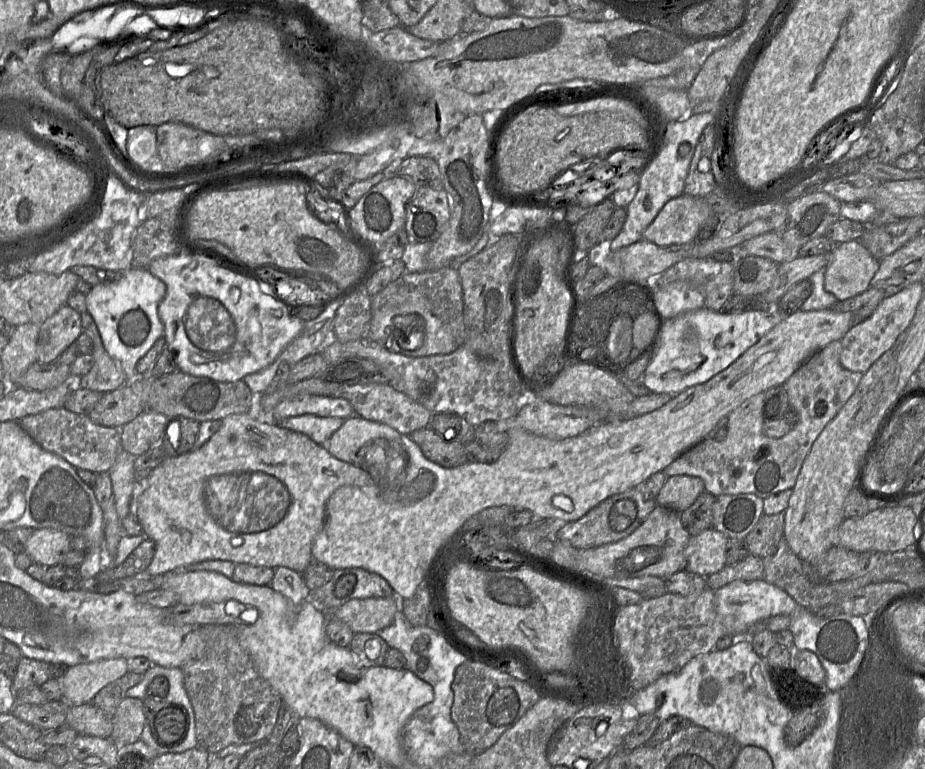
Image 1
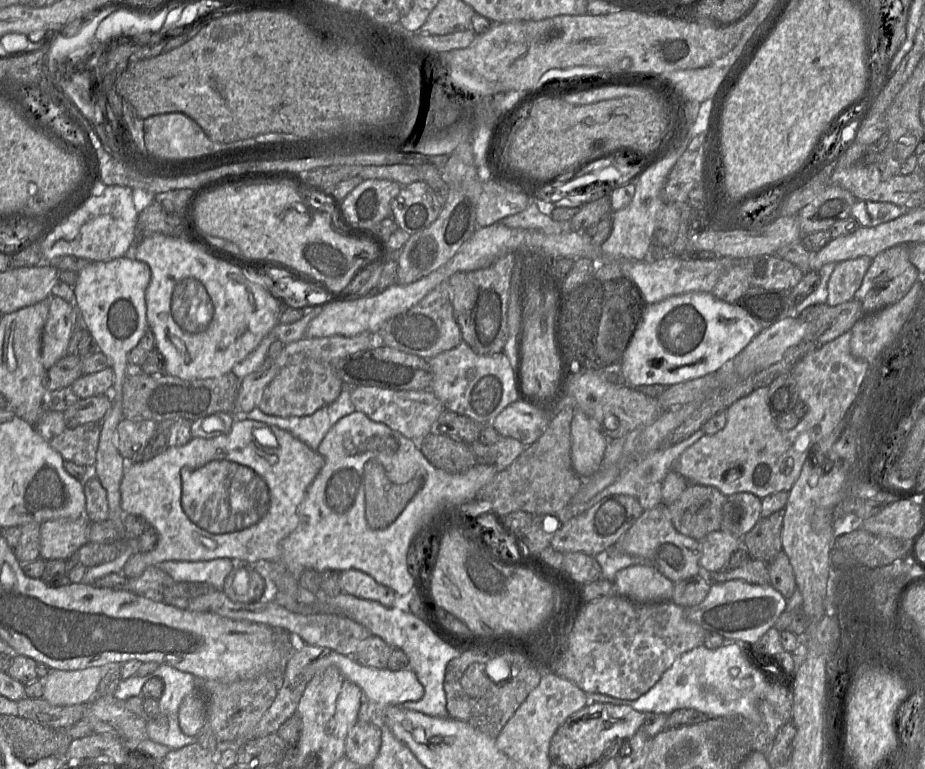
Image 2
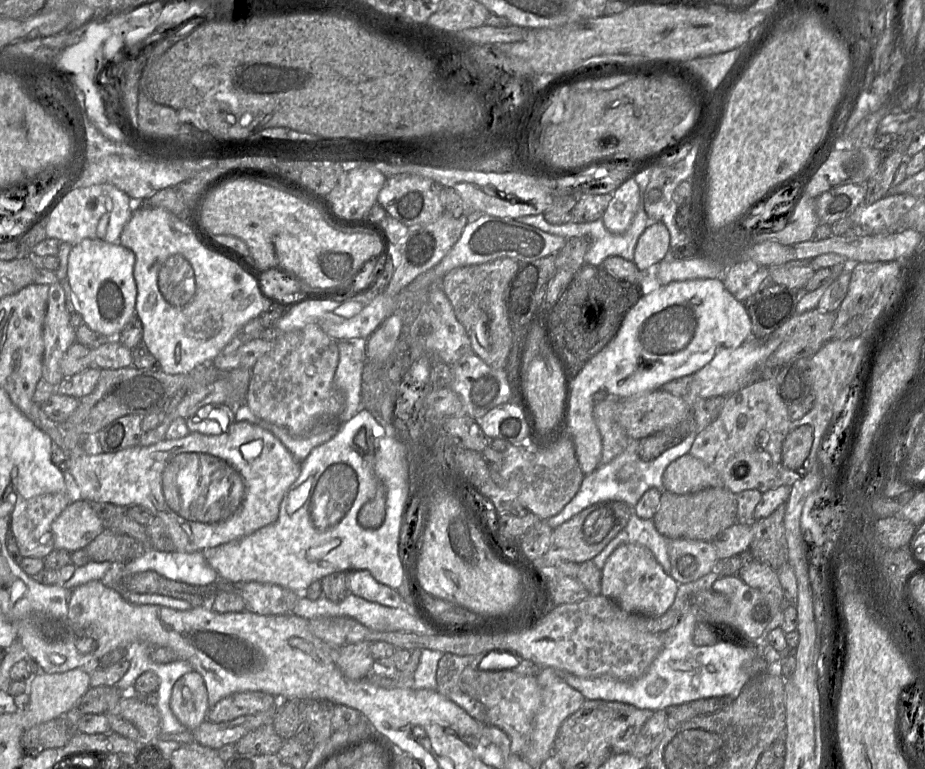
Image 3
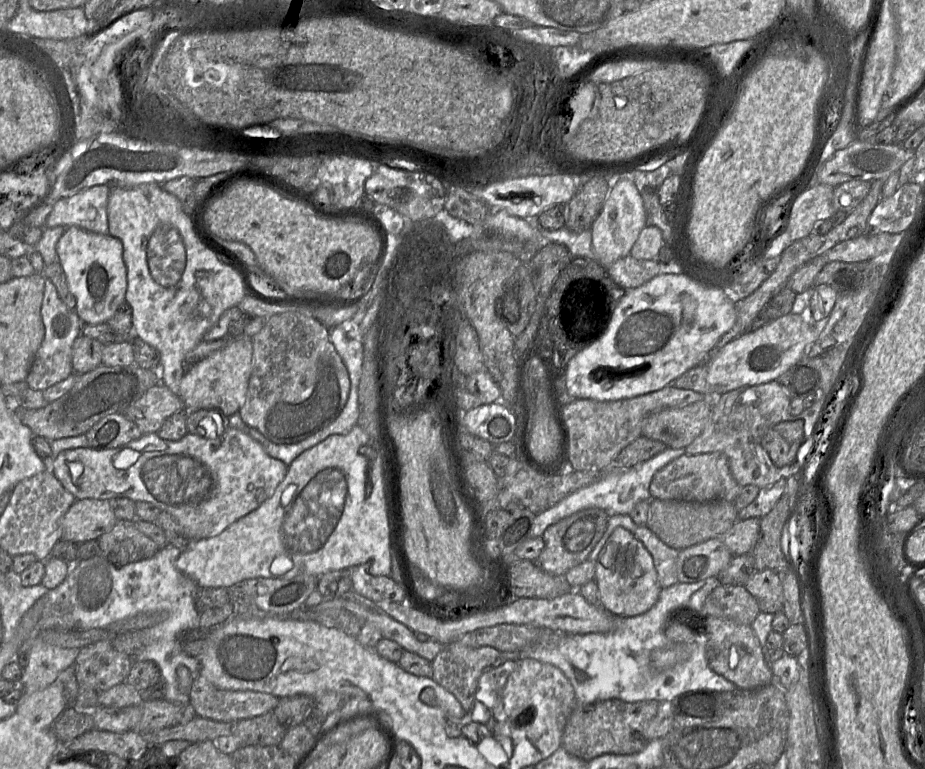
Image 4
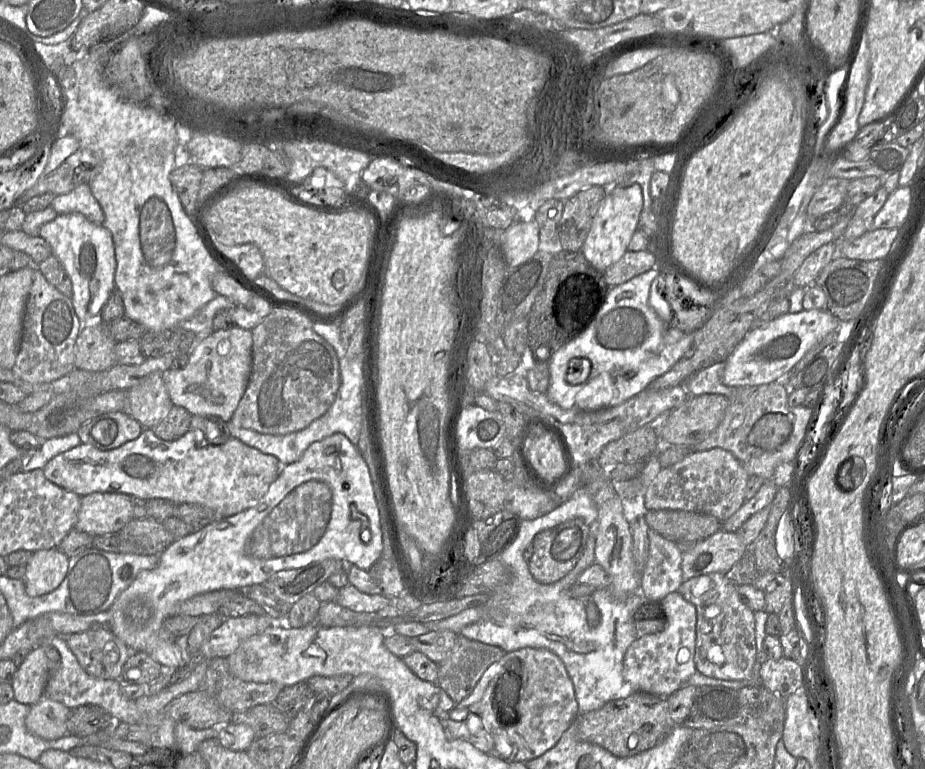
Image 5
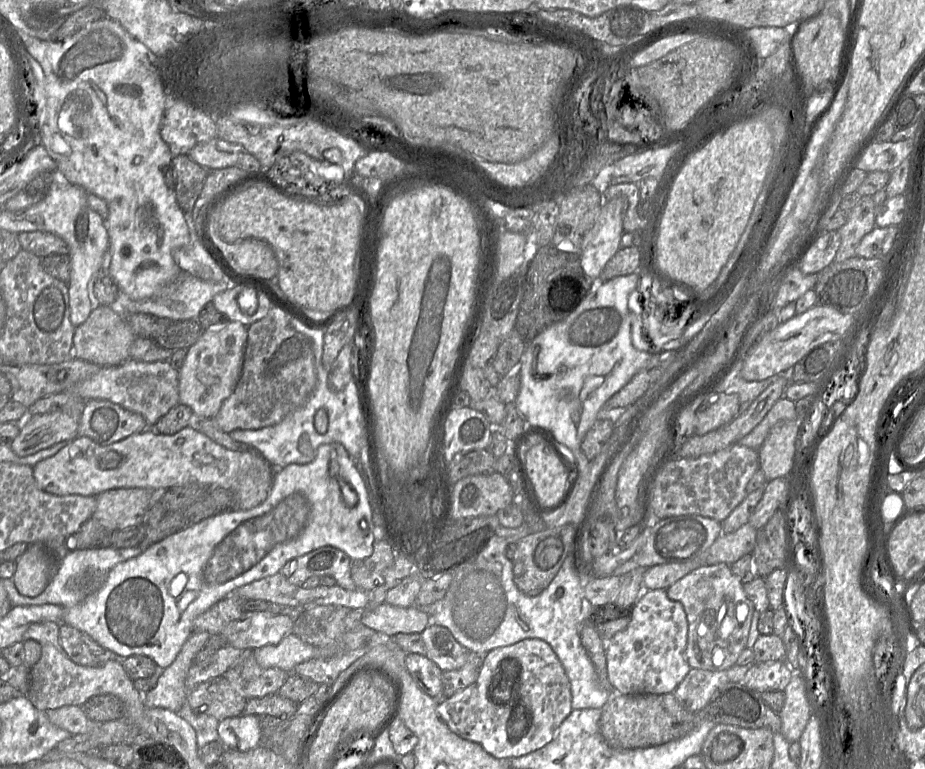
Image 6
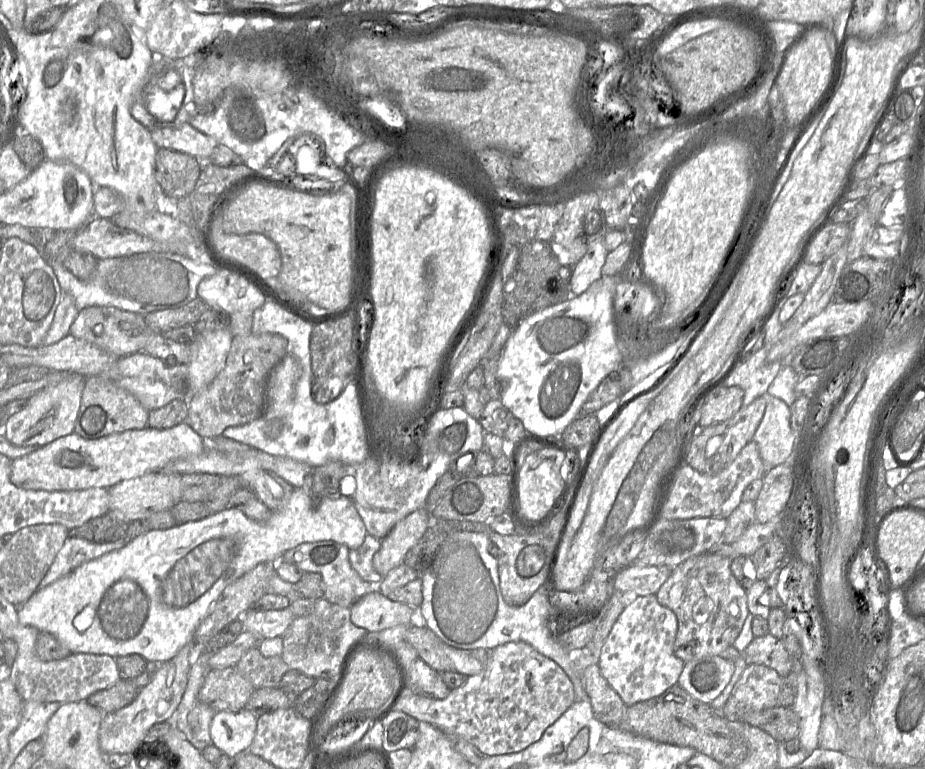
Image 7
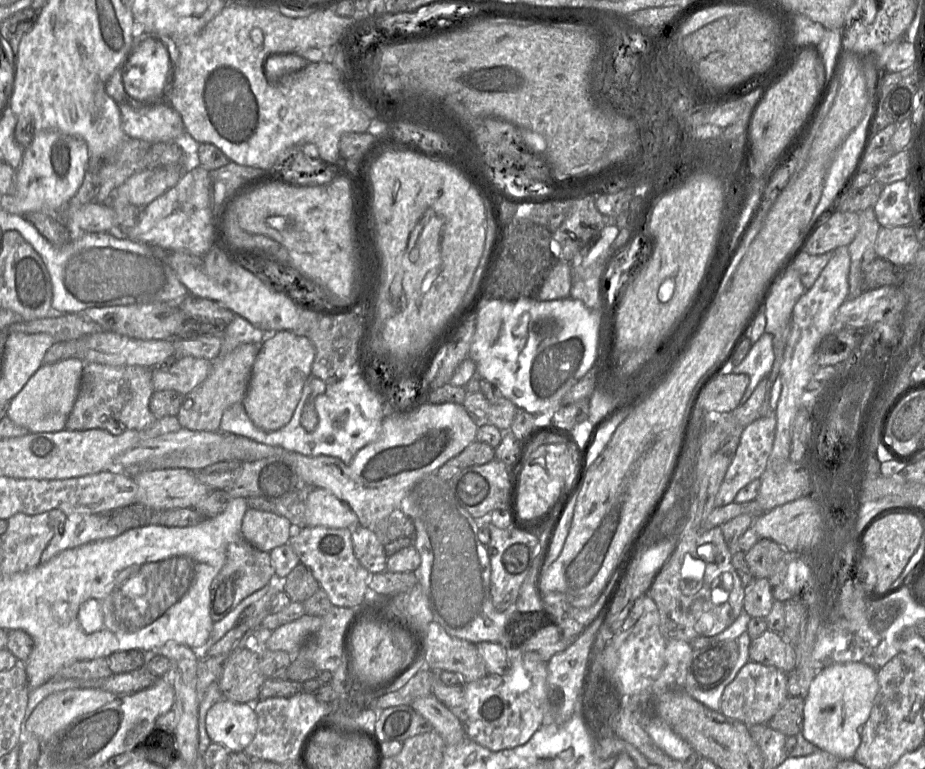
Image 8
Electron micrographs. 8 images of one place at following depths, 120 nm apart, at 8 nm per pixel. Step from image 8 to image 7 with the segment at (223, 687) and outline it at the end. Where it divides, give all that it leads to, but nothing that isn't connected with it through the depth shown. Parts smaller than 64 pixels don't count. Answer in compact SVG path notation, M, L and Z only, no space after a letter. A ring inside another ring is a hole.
M234 667L209 670L199 690L198 699L215 712L244 709L254 686Z

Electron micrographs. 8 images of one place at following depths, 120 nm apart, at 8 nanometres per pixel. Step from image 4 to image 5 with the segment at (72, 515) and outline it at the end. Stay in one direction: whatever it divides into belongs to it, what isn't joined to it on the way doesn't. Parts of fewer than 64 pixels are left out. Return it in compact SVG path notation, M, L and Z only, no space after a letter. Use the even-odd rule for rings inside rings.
M95 492L87 496L81 497L81 505L75 529L82 532L86 532L92 536L106 536L110 534L116 534L127 523L135 519L133 512L133 499L139 499L139 498L132 498L131 496L122 493L100 493L100 492Z

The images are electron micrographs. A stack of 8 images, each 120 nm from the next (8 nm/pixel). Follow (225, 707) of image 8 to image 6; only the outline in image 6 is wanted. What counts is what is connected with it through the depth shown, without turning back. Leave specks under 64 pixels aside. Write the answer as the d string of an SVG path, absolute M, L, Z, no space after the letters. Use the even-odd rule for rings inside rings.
M254 715L226 718L218 724L219 741L225 749L246 752L262 743L262 728Z

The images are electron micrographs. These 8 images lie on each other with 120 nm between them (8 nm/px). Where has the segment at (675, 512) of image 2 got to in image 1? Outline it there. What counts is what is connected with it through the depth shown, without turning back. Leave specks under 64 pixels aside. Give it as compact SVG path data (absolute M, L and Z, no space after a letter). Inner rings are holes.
M704 491L689 508L679 514L683 526L691 536L698 535L708 528L713 528L712 505L715 497Z

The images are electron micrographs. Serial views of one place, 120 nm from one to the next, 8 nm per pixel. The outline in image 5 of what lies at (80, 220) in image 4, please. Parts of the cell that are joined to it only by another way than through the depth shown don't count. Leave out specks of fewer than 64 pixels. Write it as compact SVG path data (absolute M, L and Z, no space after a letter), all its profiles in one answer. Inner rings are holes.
M83 183L68 193L55 196L51 207L57 214L82 214L97 225L102 225L105 220L103 210L93 196L88 183Z

